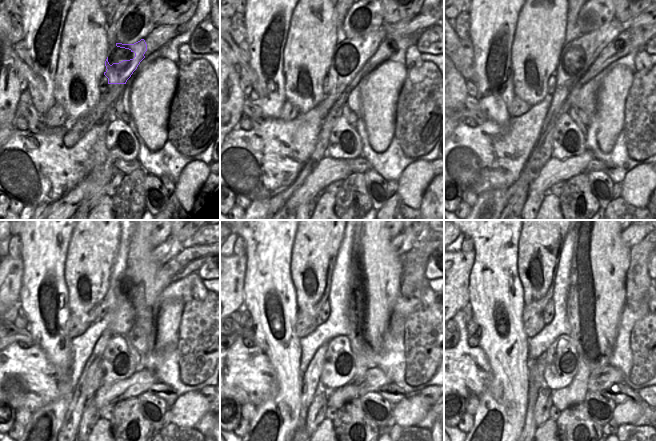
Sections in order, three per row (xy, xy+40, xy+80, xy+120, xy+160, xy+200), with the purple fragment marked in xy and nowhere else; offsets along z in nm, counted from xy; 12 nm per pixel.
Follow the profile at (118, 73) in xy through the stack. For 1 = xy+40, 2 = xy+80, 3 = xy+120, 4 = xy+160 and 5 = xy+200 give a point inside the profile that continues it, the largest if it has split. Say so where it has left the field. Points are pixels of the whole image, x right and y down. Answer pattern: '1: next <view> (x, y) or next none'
1: next xy+40 (342, 73)
2: next xy+80 (591, 44)
3: next xy+120 (166, 251)
4: next xy+160 (405, 240)
5: next xy+200 (630, 240)

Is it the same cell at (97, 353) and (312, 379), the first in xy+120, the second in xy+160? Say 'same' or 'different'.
same

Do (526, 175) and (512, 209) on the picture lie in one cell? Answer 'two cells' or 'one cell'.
one cell

